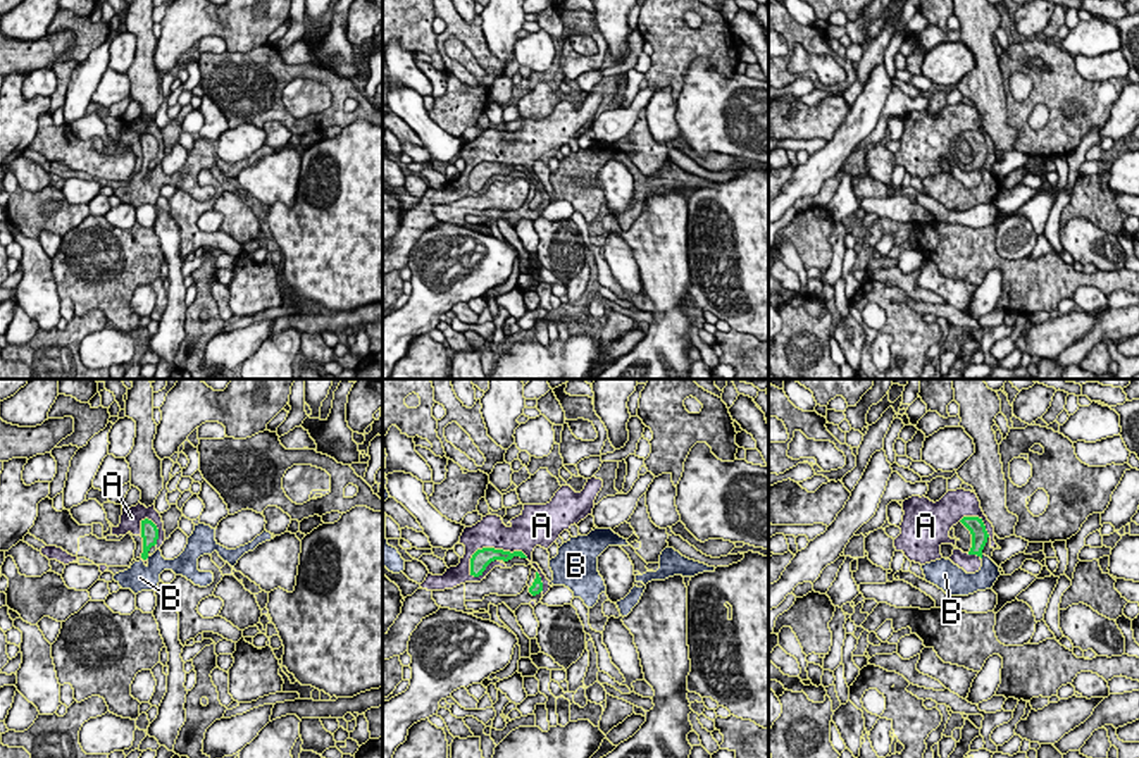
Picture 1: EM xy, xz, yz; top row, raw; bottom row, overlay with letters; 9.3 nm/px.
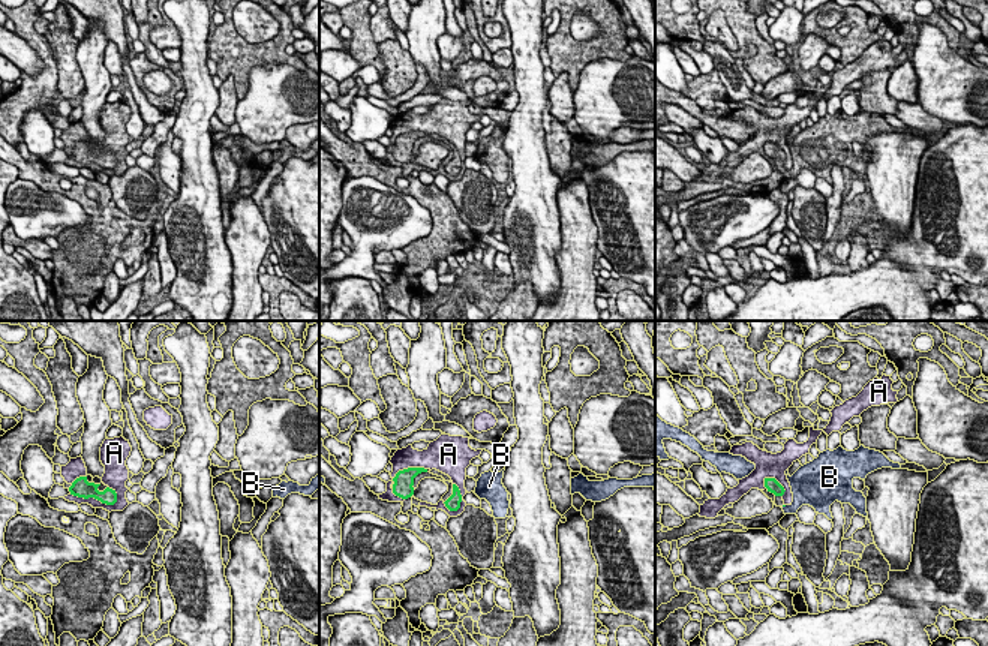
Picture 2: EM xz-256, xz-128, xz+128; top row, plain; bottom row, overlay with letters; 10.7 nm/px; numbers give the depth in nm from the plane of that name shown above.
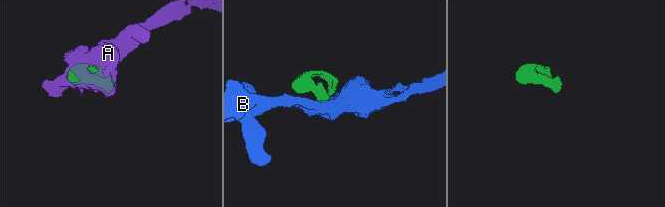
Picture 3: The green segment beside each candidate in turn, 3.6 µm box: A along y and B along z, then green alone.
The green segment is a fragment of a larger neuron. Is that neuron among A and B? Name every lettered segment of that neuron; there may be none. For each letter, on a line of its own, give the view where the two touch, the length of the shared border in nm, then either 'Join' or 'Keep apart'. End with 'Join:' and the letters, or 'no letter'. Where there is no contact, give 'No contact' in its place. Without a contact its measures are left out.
A: Touches green in xz. Shared border 600 nm. Keep apart
B: No contact. Join
Join: B

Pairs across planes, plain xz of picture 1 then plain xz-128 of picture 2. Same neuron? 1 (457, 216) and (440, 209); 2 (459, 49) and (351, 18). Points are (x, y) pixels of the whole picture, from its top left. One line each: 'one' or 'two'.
1: one
2: two

